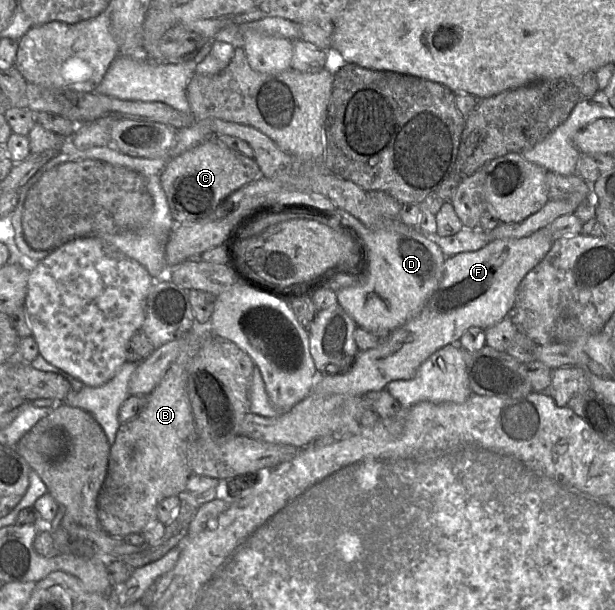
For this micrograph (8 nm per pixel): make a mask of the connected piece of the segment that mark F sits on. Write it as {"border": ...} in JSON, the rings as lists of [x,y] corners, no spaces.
{"border":[[[542,228],[523,238],[496,239],[479,250],[446,257],[441,283],[422,311],[389,333],[382,344],[359,352],[345,372],[318,375],[311,393],[366,395],[386,389],[392,381],[413,378],[425,360],[448,344],[458,344],[468,328],[487,329],[509,316],[521,281],[553,242],[548,230]]]}

